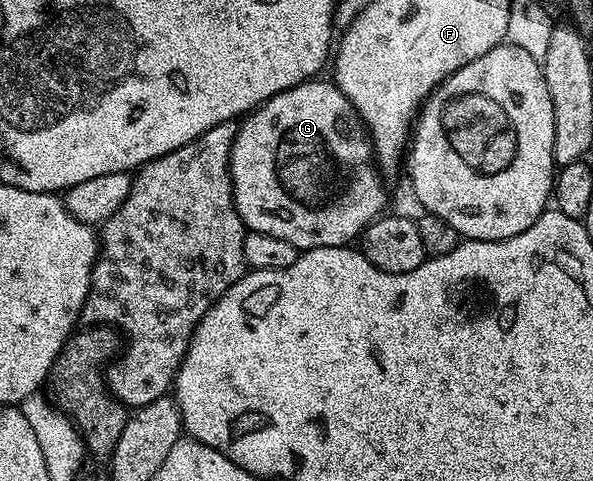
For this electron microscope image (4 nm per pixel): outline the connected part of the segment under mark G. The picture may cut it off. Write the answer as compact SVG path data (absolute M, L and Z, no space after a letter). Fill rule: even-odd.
M311 78L305 80L303 84L297 84L294 88L284 90L273 96L272 99L265 100L265 102L258 105L253 112L241 121L230 155L230 181L234 186L234 205L240 214L240 218L246 223L247 229L260 234L272 234L272 238L284 238L284 242L292 242L292 246L296 246L299 250L346 246L357 241L361 237L362 231L373 220L377 220L379 216L383 215L385 208L382 207L386 204L386 188L382 185L383 173L376 163L376 153L372 147L367 129L356 123L354 108L337 84L329 79L326 79L327 81L322 79Z

